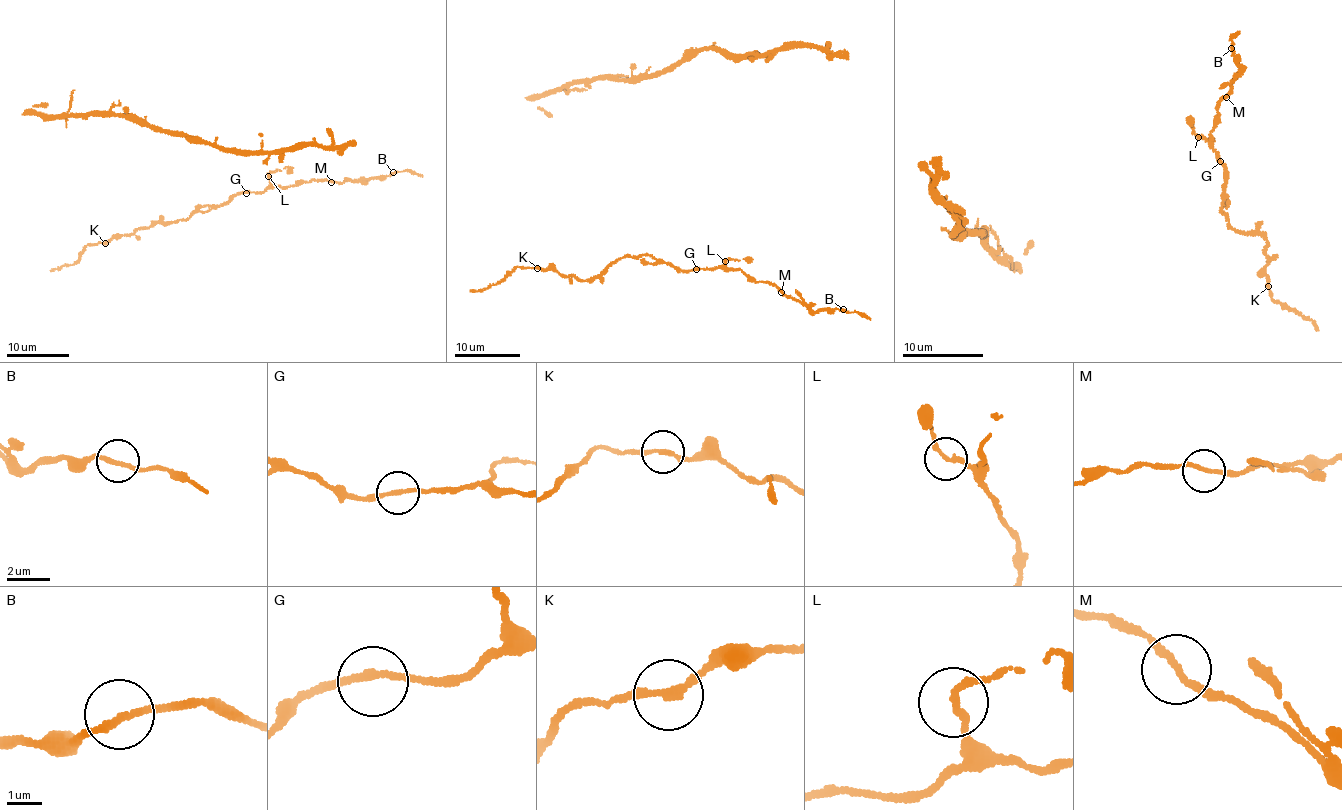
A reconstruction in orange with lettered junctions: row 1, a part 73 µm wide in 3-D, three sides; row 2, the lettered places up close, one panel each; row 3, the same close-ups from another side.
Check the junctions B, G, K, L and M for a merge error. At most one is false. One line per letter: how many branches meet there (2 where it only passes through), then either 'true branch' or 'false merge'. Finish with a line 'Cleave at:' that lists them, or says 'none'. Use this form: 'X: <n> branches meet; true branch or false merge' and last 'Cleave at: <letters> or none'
B: 2 branches meet; true branch
G: 2 branches meet; true branch
K: 2 branches meet; true branch
L: 2 branches meet; true branch
M: 2 branches meet; true branch
Cleave at: none

